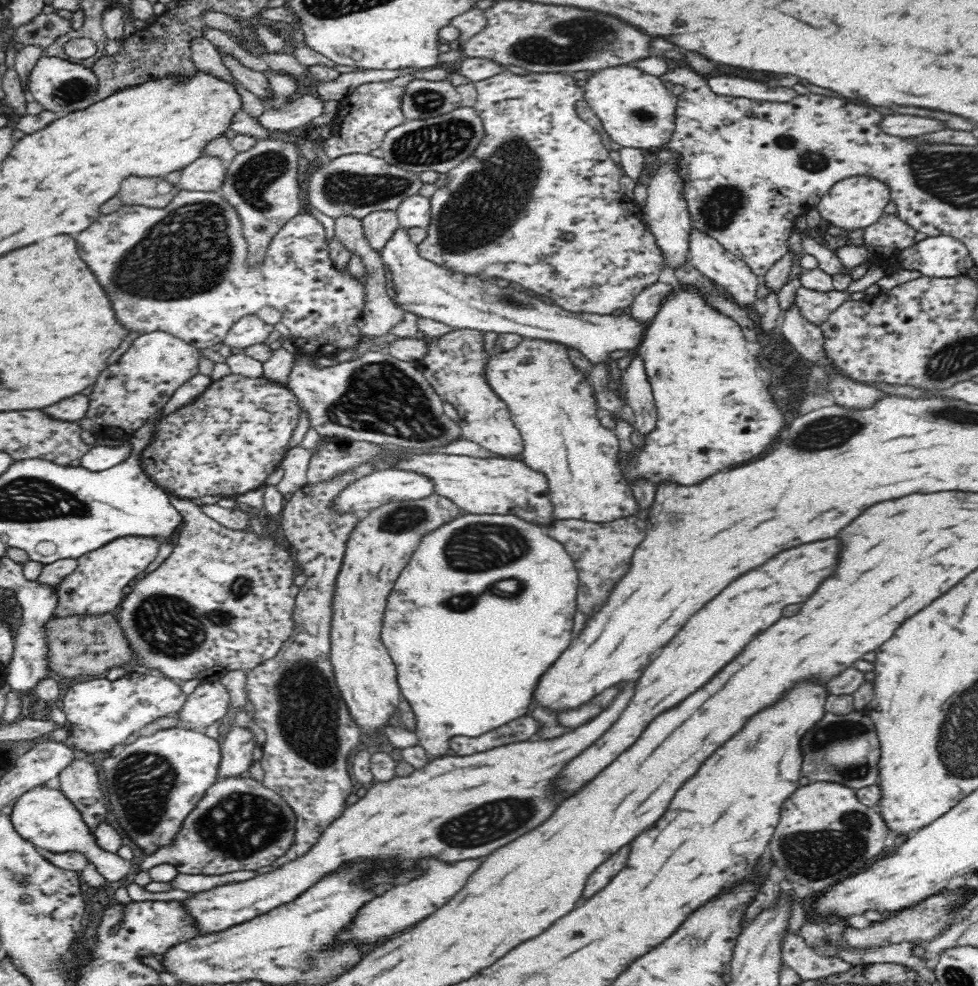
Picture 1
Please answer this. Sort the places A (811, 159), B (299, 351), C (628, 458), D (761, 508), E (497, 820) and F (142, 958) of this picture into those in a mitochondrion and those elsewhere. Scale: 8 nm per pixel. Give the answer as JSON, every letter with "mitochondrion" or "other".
{"A":"mitochondrion","B":"other","C":"other","D":"other","E":"mitochondrion","F":"other"}

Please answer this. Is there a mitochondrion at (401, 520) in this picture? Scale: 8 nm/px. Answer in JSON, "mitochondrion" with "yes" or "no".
{"mitochondrion":"yes"}

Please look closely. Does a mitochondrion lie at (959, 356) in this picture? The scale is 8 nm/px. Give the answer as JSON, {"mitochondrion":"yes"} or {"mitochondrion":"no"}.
{"mitochondrion":"yes"}

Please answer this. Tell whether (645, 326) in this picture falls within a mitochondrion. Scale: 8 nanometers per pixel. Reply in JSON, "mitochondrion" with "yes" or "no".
{"mitochondrion":"no"}

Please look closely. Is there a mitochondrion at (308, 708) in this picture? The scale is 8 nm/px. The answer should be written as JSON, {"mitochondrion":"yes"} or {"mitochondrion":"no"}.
{"mitochondrion":"yes"}

